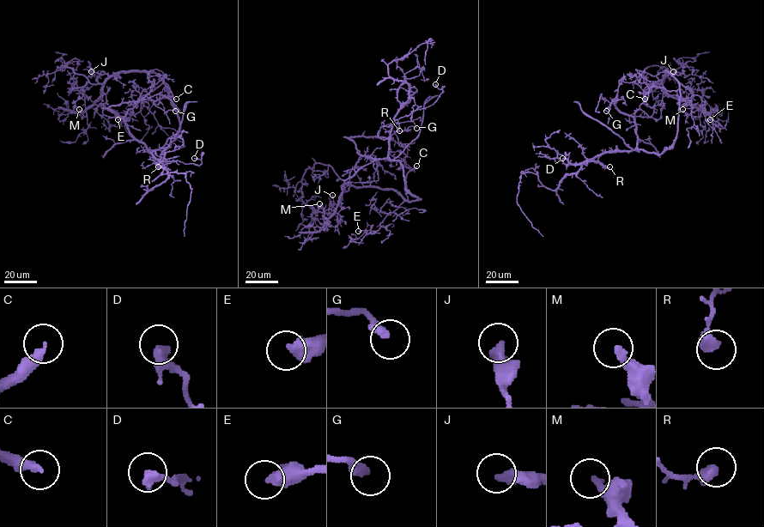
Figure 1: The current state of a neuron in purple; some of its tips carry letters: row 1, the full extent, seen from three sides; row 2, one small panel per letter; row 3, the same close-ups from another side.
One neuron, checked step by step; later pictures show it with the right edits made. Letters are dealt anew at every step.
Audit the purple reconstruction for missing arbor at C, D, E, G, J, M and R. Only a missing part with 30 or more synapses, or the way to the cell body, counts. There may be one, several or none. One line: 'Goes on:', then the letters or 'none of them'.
Goes on: C, E, M

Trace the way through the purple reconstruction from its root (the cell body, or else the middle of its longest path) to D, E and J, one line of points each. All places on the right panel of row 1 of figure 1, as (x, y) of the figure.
D: (665, 148), (660, 154), (641, 149), (609, 151), (599, 156), (597, 162), (587, 160), (577, 165), (562, 158)
E: (665, 148), (671, 145), (676, 136), (680, 83), (704, 102), (705, 110), (712, 118), (710, 119)
J: (665, 148), (673, 143), (677, 132), (679, 83), (668, 71), (664, 74), (682, 73), (673, 71)

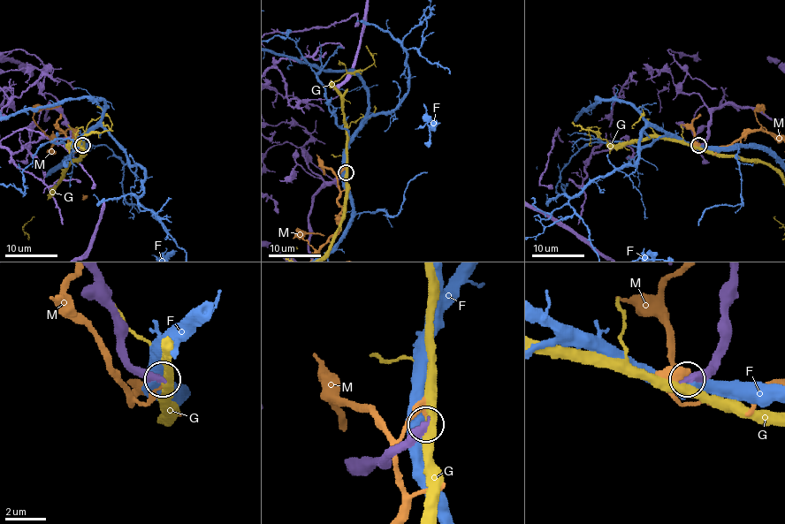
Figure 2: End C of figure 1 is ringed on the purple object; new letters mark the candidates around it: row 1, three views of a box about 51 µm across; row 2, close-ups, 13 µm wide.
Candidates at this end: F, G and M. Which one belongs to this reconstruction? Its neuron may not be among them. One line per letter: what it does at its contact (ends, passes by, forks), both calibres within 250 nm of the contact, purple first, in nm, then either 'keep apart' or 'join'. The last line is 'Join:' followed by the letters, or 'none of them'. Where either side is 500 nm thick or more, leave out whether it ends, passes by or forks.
F: calibres 500 and 650 nm; keep apart
G: it passes by; calibres 380 and 440 nm; keep apart
M: calibres 440 and 600 nm; keep apart
Join: none of them

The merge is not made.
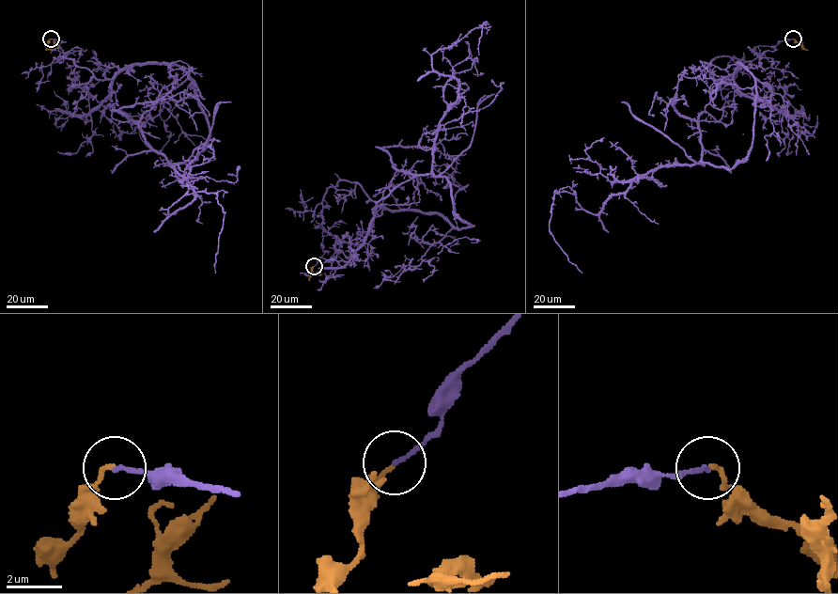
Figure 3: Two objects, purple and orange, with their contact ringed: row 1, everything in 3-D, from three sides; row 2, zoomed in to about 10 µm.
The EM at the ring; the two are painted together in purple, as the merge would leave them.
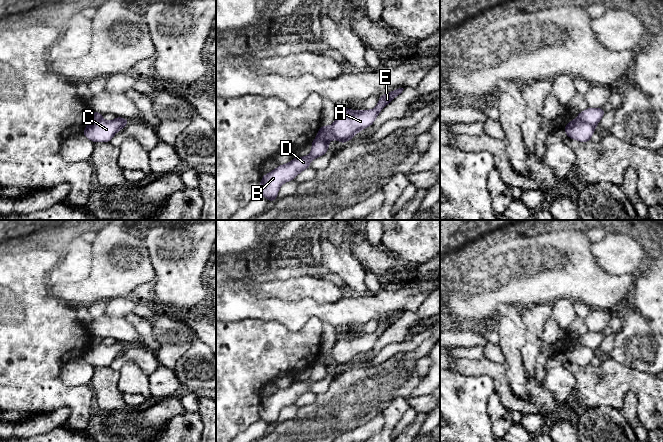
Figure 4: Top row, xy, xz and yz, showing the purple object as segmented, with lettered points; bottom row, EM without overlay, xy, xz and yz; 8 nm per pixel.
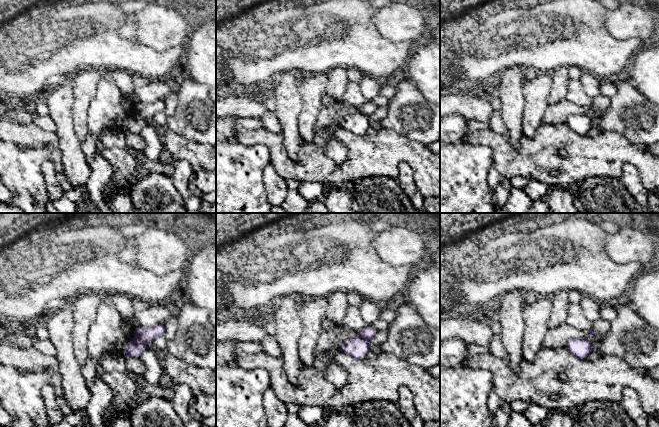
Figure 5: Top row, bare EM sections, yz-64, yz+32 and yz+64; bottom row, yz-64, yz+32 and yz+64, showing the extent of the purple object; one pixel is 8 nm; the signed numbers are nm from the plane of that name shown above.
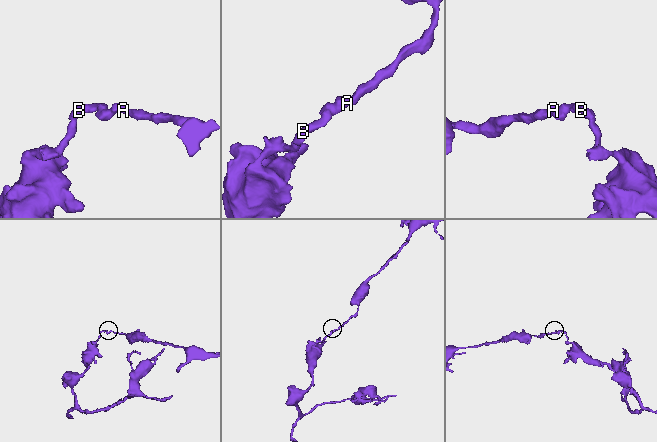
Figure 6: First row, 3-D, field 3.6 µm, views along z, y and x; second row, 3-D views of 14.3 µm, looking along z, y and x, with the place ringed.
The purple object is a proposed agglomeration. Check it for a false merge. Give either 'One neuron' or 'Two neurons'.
Two neurons

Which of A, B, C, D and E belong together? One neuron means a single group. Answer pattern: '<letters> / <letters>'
A C E / B D

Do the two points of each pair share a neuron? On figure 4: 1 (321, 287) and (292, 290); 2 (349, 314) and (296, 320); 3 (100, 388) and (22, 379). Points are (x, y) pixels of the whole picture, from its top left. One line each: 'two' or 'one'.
1: one
2: one
3: two

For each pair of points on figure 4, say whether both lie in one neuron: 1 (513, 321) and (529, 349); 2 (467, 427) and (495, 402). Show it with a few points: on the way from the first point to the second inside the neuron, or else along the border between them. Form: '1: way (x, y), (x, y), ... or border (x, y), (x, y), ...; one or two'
1: border (521, 318), (525, 338), (521, 360), (524, 364); two
2: border (494, 391), (488, 403), (488, 414), (494, 431); two

